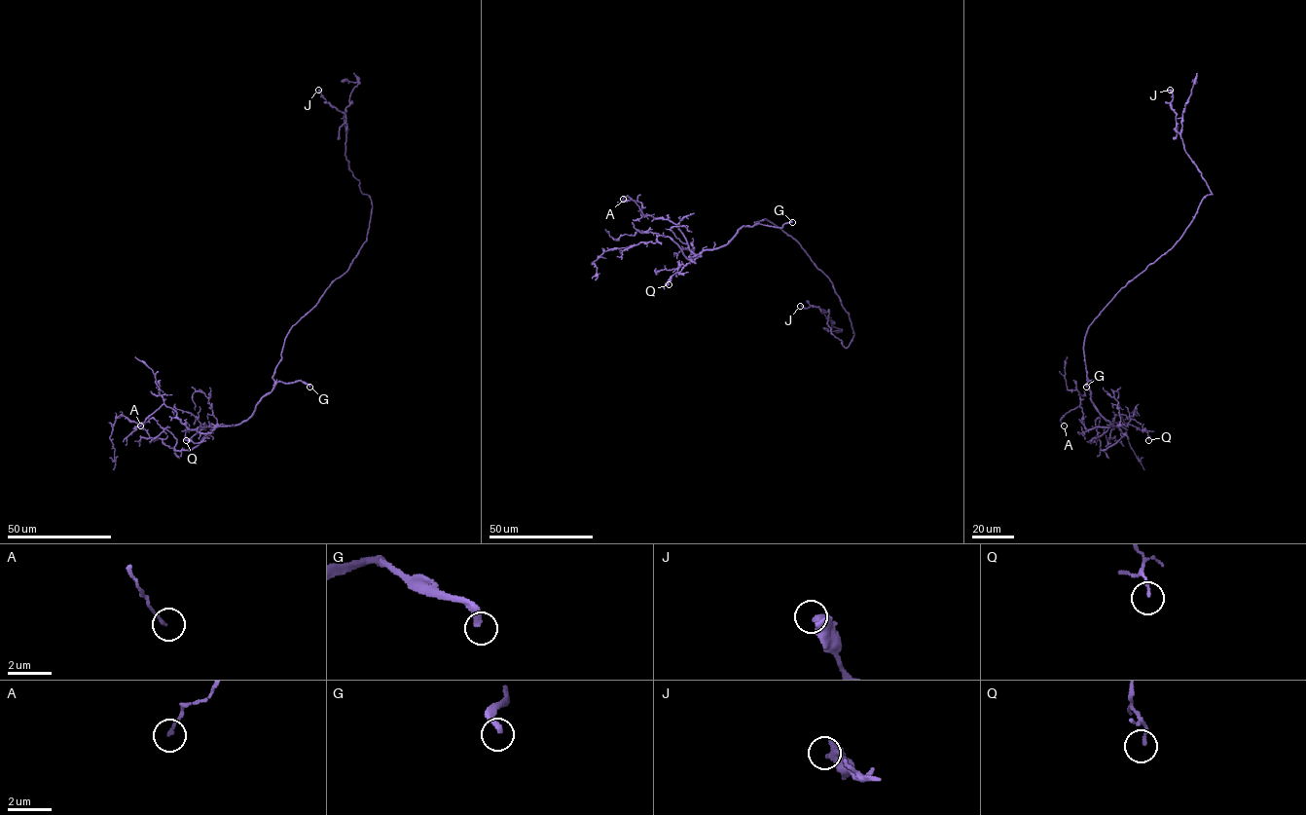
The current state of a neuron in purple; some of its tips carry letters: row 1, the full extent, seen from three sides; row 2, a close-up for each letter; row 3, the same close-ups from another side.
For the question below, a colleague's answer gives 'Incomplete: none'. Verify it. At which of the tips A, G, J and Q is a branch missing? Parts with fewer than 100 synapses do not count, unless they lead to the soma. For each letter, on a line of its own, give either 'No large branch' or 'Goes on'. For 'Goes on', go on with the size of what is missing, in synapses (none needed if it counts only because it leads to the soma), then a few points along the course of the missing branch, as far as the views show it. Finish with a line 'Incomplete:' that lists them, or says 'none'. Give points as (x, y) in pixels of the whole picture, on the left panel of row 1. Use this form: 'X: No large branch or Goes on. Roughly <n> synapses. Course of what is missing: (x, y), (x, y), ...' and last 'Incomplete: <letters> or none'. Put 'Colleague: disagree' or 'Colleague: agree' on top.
Colleague: disagree
A: No large branch
G: Goes on. Course of what is missing: (309, 387), (327, 389)
J: No large branch
Q: No large branch
Incomplete: G

